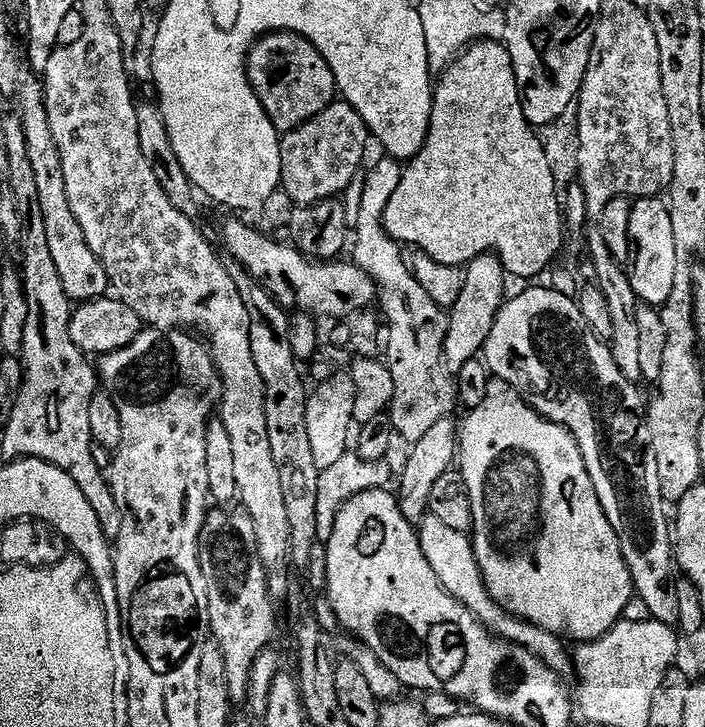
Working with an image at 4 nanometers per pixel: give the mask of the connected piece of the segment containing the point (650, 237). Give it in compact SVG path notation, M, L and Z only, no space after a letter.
M638 199L635 202L640 208L632 204L630 255L626 261L626 269L639 303L644 306L661 306L670 297L670 290L673 289L672 264L677 254L674 226L671 225L670 212L660 212L660 206L665 202L663 199L658 204L641 204Z

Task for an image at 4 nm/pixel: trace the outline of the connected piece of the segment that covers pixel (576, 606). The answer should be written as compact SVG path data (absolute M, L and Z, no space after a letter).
M508 408L508 416L512 416L512 424L508 424L508 444L504 444L504 424L496 424L496 432L468 432L459 429L458 471L464 477L464 485L470 498L472 507L472 531L470 539L480 573L484 579L486 590L506 611L522 620L537 624L542 630L553 632L555 636L567 638L569 641L587 642L597 640L599 636L606 635L610 629L618 624L628 603L634 600L632 575L627 562L620 549L620 539L616 536L614 526L607 521L602 510L602 502L598 502L598 494L590 482L590 474L586 470L586 462L582 458L582 450L578 450L578 442L562 427L544 419L533 408Z

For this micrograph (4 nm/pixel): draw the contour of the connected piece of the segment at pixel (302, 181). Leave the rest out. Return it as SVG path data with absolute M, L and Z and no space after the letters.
M333 102L325 112L306 121L280 140L278 173L282 192L296 206L317 204L320 200L330 200L344 194L340 192L351 186L364 160L364 147L368 140L370 142L370 133L359 113L347 102Z

